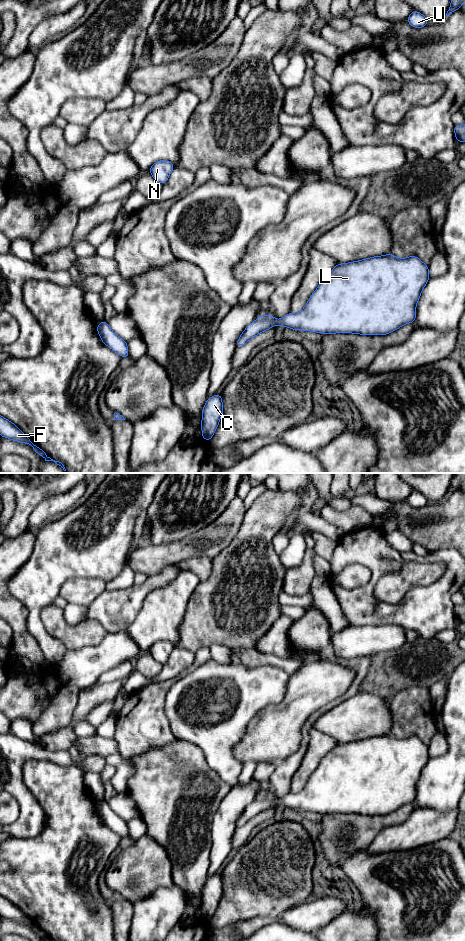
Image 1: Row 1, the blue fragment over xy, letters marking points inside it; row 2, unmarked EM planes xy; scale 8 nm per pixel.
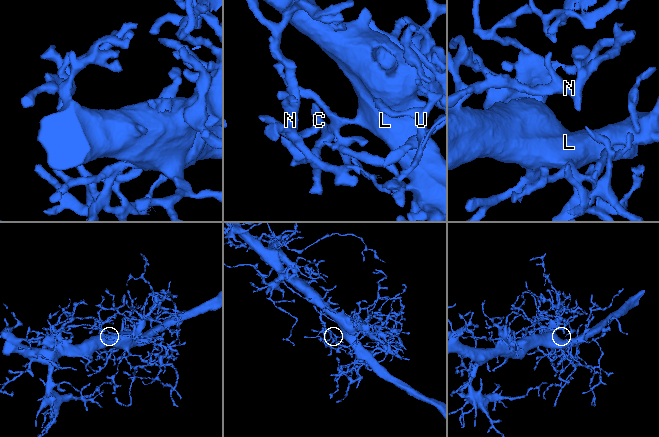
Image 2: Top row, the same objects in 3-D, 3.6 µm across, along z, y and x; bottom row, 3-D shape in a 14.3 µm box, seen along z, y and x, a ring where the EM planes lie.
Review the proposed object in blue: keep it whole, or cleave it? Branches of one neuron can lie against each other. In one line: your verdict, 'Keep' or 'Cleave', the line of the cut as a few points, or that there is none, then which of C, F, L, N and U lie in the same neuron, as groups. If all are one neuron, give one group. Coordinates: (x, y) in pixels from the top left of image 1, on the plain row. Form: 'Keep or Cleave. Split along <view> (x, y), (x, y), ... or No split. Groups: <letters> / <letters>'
Keep. No split. Groups: C F L N U

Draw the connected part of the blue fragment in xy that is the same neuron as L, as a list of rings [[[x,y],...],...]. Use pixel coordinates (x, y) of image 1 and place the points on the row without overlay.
[[[386,734],[337,744],[321,760],[300,792],[289,792],[279,800],[272,795],[259,796],[245,808],[236,825],[245,825],[259,813],[271,809],[274,804],[322,814],[389,814],[407,803],[415,802],[416,785],[429,759],[428,745],[417,736],[397,738]]]

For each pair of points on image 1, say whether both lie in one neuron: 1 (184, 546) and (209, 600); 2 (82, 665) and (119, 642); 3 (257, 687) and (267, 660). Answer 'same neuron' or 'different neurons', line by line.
1: different neurons
2: same neuron
3: different neurons

